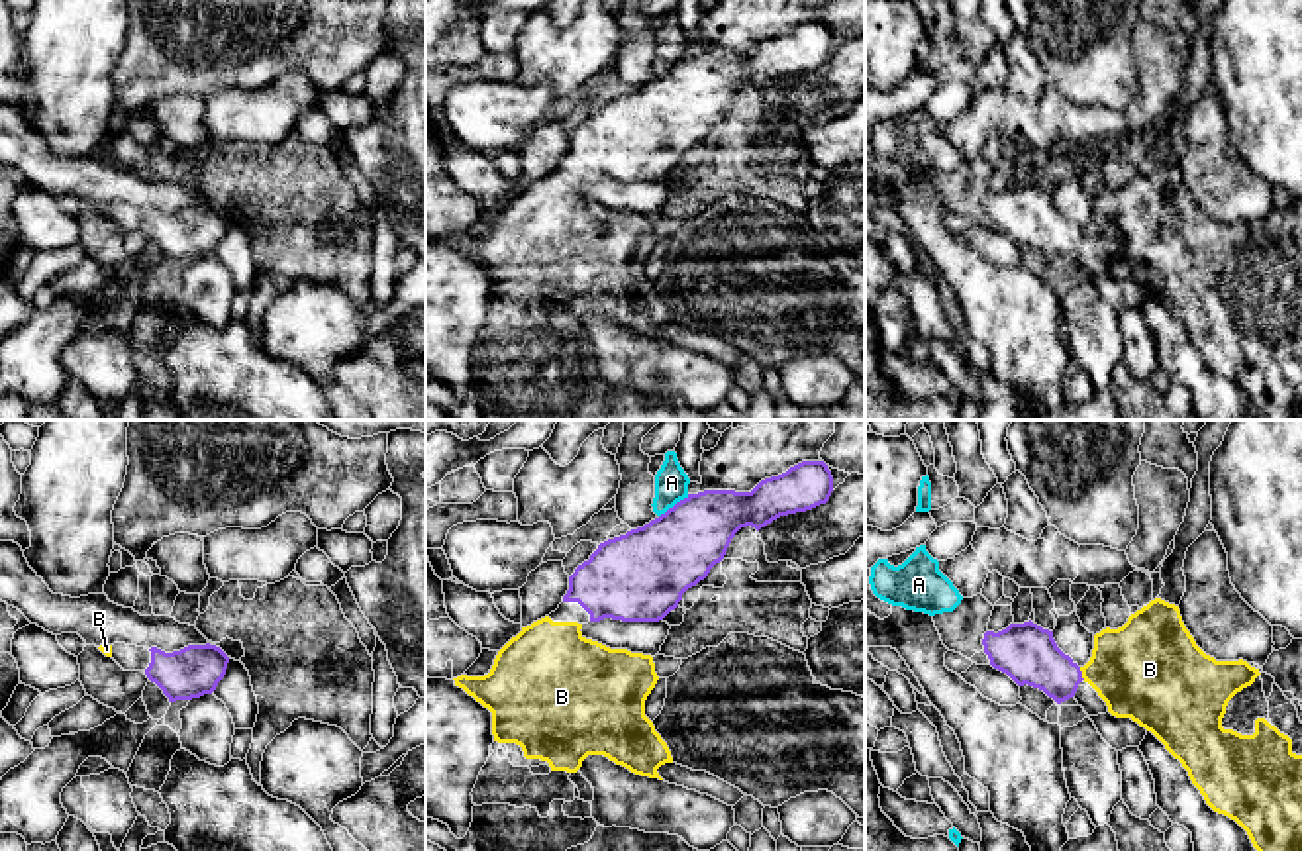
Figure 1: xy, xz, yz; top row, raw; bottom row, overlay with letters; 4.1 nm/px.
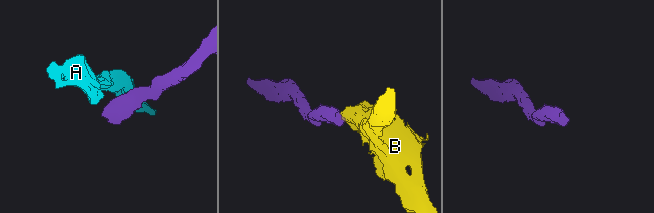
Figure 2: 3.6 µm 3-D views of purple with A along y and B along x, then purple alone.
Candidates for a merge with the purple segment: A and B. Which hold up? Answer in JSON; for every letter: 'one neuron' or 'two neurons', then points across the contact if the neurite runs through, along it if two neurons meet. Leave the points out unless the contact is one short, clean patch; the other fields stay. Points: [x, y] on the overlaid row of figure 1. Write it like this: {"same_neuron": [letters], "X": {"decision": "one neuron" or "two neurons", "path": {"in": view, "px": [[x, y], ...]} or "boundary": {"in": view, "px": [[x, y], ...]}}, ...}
{"same_neuron": ["B"], "A": {"decision": "two neurons", "boundary": {"in": "xz", "px": [[689, 495], [659, 516]]}}, "B": {"decision": "one neuron", "path": {"in": "yz", "px": [[1028, 653], [1055, 673], [1081, 673], [1142, 671]]}}}

